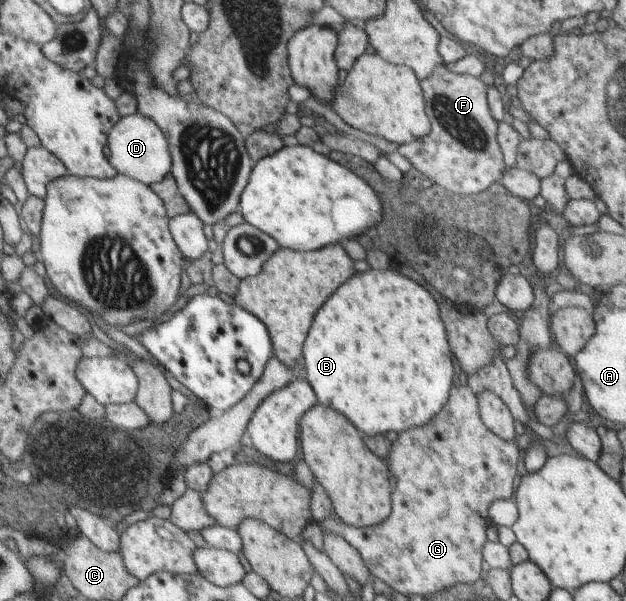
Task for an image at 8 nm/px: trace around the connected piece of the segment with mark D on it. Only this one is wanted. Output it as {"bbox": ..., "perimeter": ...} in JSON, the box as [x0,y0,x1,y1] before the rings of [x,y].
{"bbox":[107,114,171,186],"perimeter":[[[130,114],[119,119],[108,134],[107,153],[109,164],[122,174],[150,186],[161,182],[171,170],[171,153],[169,145],[163,132],[153,120],[141,116],[141,114]]]}

